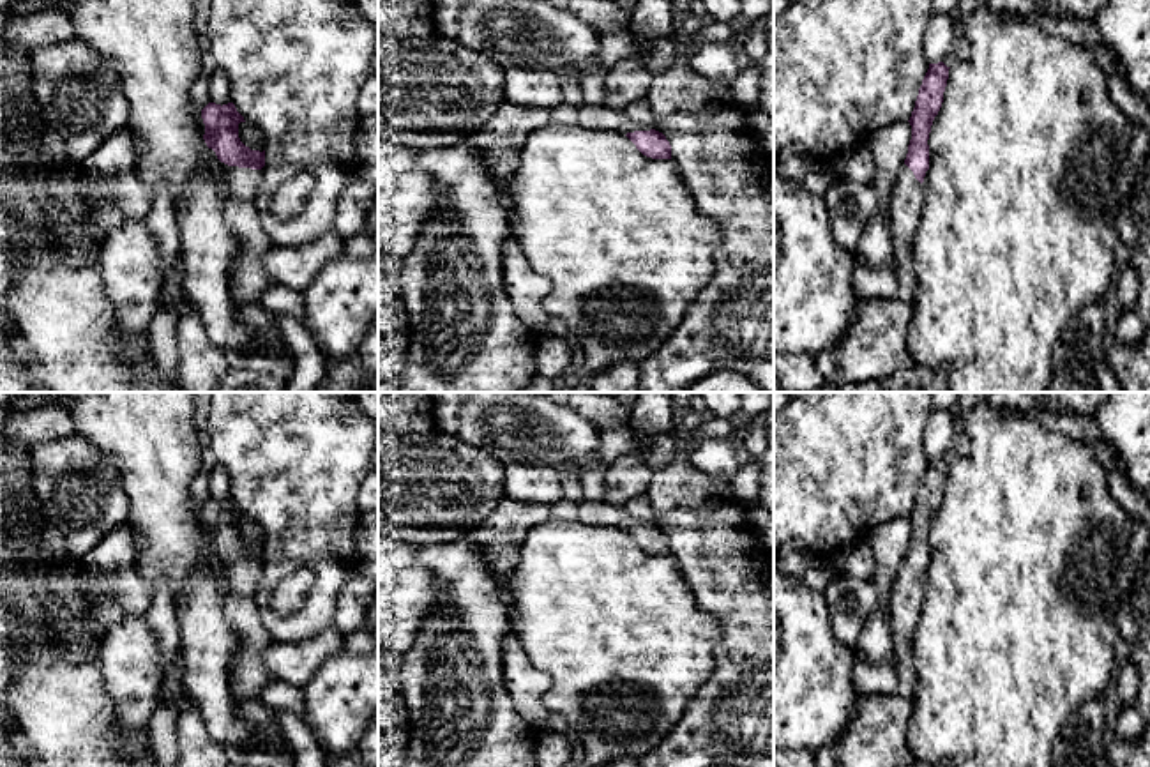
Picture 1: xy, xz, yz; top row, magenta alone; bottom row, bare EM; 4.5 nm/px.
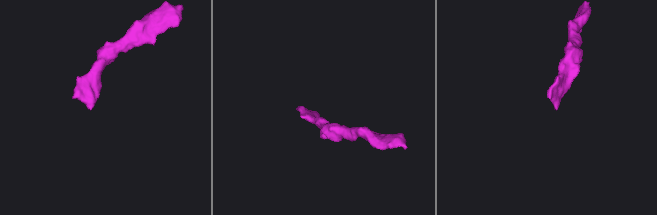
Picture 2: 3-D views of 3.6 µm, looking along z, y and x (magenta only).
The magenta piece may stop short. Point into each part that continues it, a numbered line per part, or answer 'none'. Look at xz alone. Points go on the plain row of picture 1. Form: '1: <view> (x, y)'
1: xz (590, 513)

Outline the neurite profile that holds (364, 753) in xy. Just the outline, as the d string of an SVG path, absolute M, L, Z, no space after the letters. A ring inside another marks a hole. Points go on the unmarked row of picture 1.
M378 718L353 748L329 760L327 767L378 767Z

